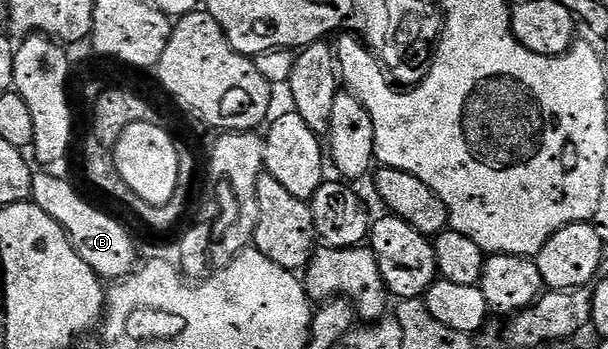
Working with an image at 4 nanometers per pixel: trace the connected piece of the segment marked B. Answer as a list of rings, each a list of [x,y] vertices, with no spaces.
[[[56,172],[33,173],[31,201],[67,232],[74,252],[78,252],[78,256],[82,256],[82,260],[90,264],[90,268],[99,278],[102,280],[127,278],[138,266],[136,246],[132,243],[127,228],[118,219],[111,218],[106,211],[91,206],[66,179],[52,173]]]

